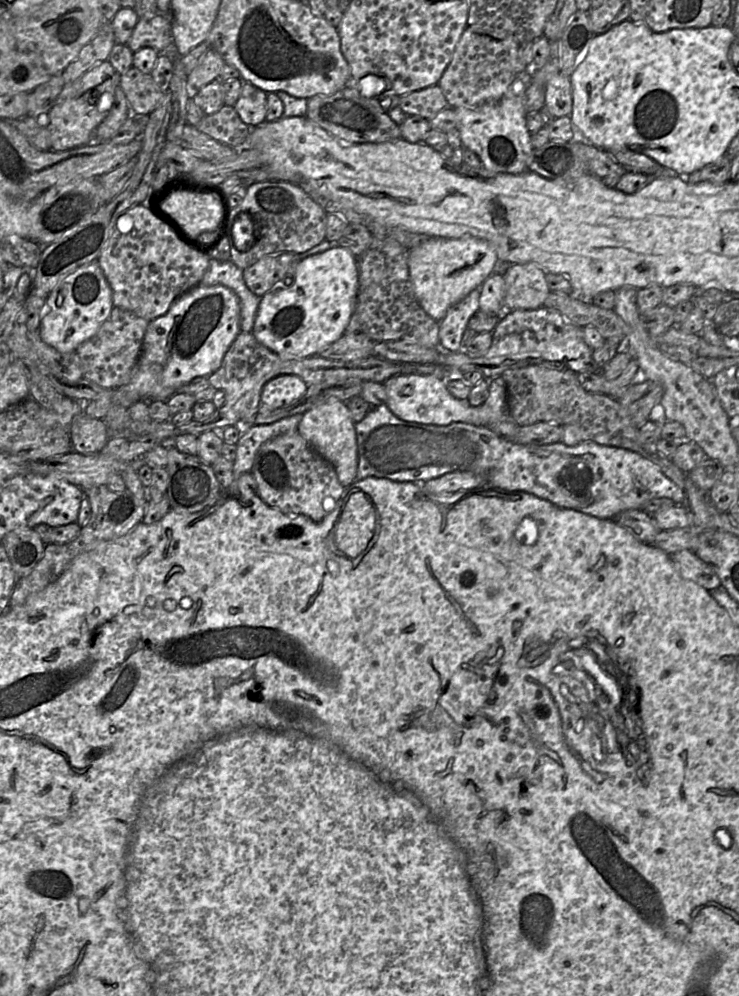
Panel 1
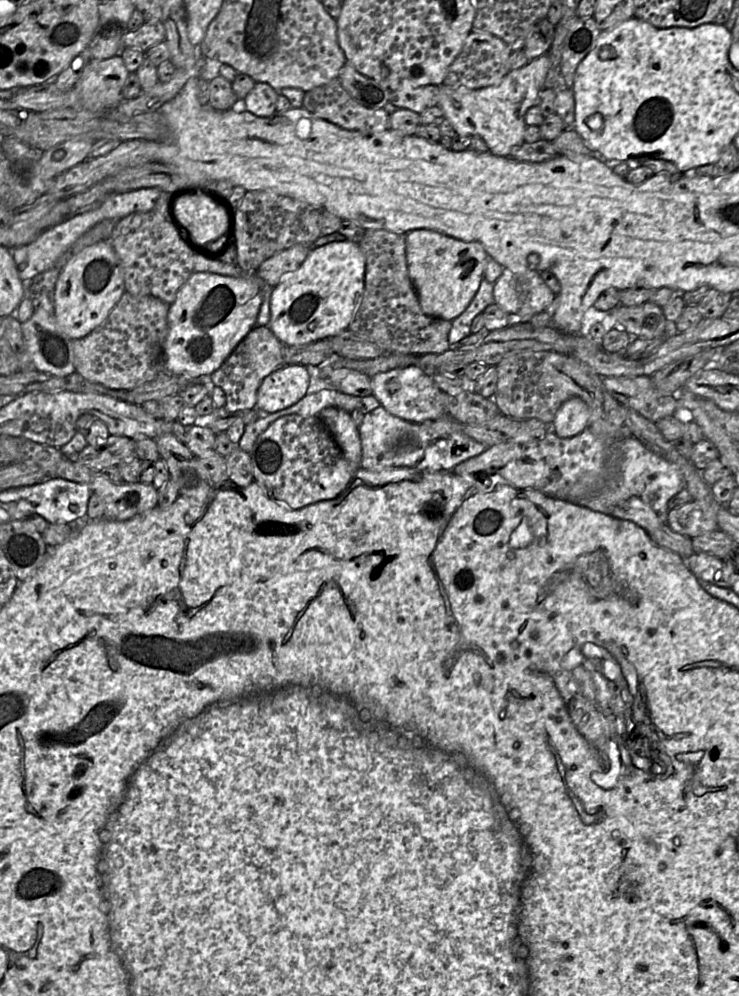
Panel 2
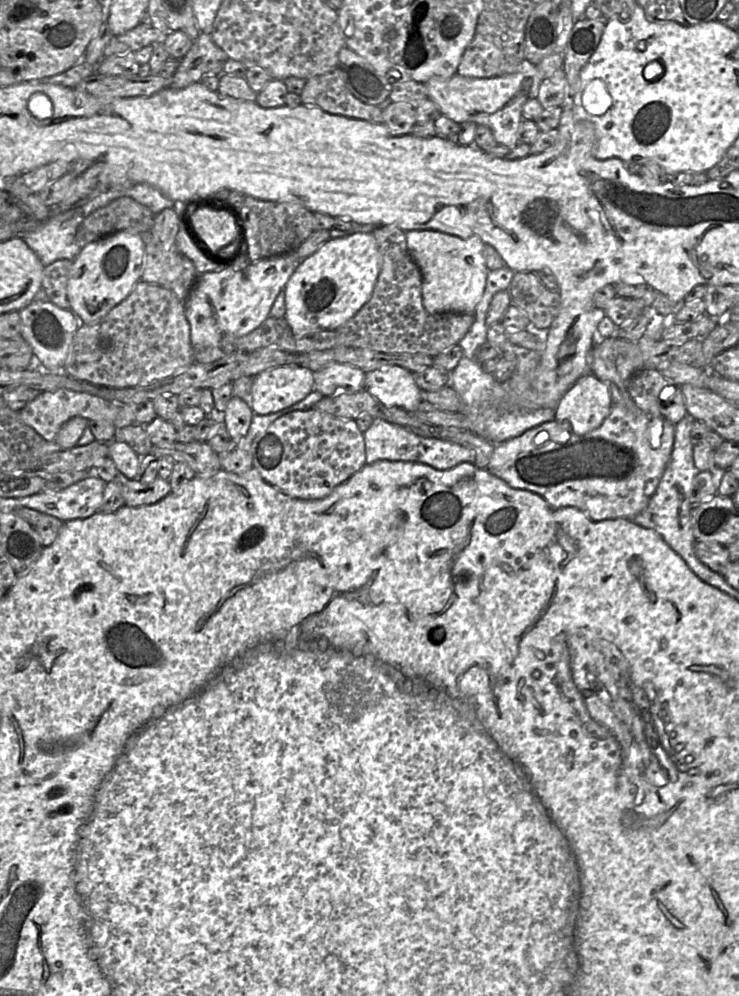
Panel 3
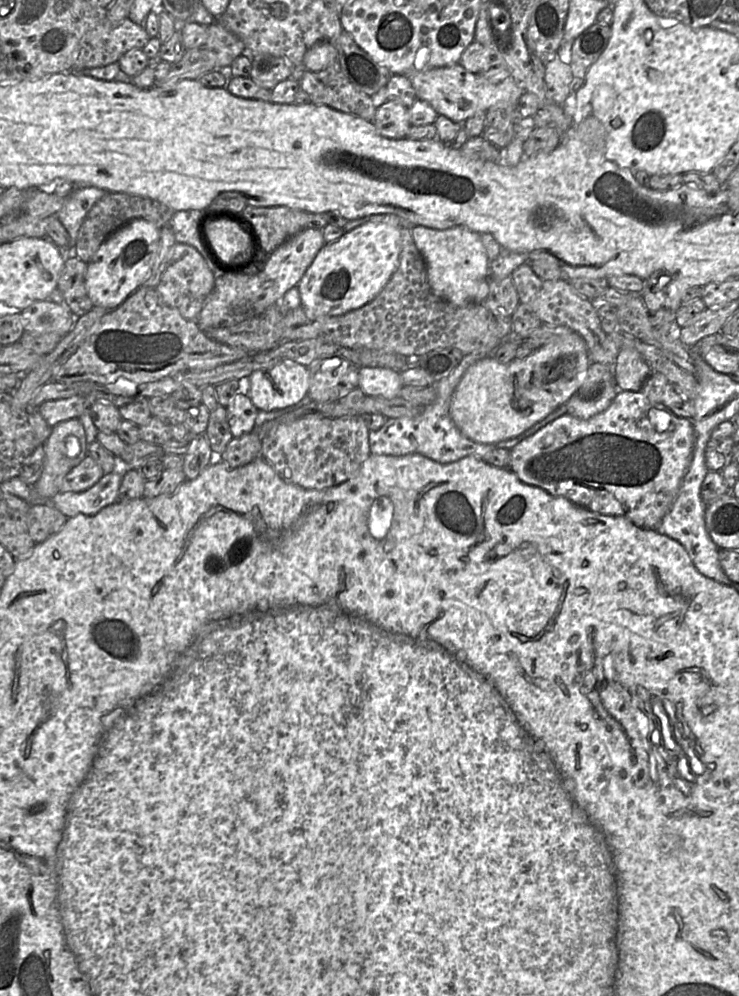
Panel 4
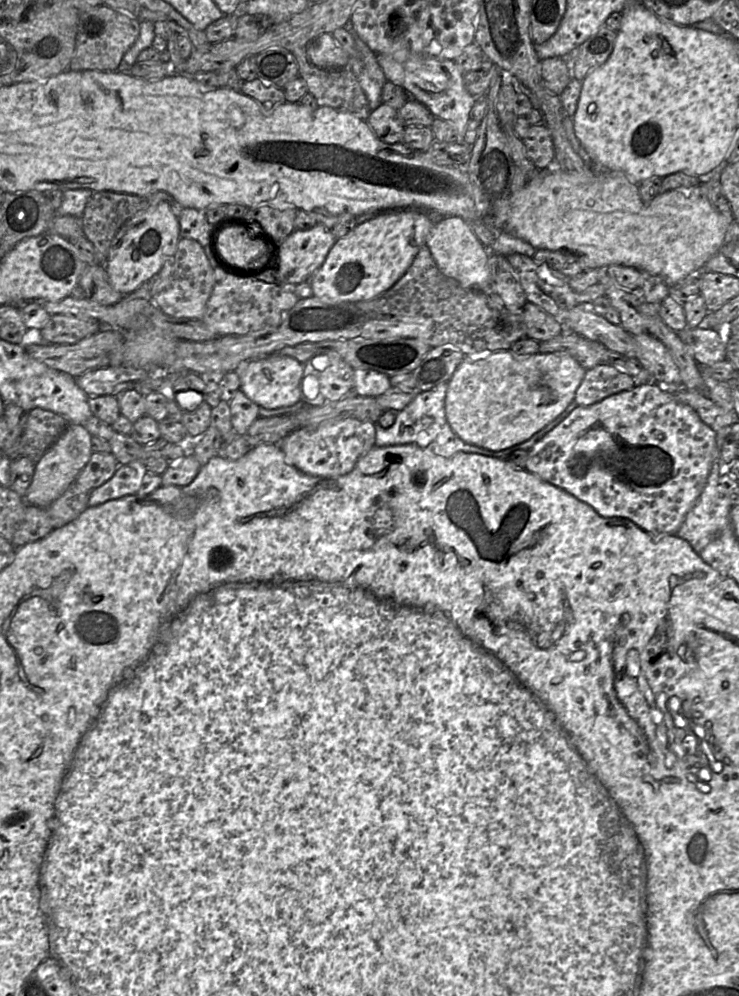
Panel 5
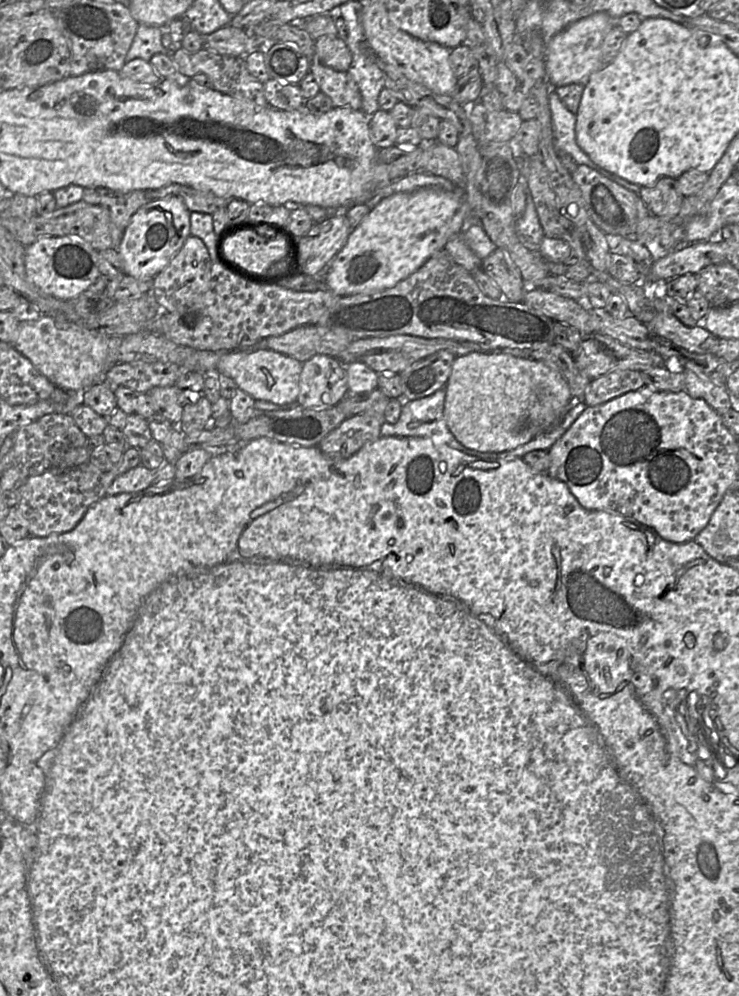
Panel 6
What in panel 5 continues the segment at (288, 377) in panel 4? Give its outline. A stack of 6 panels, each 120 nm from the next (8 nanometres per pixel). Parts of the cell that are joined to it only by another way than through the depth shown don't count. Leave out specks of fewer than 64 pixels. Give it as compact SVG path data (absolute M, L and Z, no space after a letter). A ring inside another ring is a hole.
M272 354L249 360L239 372L241 391L259 407L278 409L301 401L301 381L304 364L294 358Z

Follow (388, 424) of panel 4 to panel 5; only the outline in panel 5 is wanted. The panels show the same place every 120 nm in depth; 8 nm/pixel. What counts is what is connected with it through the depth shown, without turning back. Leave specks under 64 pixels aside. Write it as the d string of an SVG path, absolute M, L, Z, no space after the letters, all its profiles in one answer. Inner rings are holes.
M442 383L428 391L420 392L414 396L414 399L405 408L396 413L395 422L391 427L382 428L376 424L375 447L385 448L398 445L417 445L442 457L452 457L457 453L474 453L492 458L507 459L515 450L529 451L537 441L544 437L578 407L578 405L572 402L558 417L535 433L530 439L503 450L491 451L464 442L451 429L445 414L447 390L448 383Z

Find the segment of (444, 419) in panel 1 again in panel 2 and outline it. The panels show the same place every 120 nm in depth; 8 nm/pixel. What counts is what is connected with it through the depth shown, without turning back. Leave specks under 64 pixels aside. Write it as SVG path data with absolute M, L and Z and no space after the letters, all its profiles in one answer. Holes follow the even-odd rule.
M417 366L396 368L371 377L372 396L391 415L412 423L436 420L446 414L447 393L441 391L430 374Z

